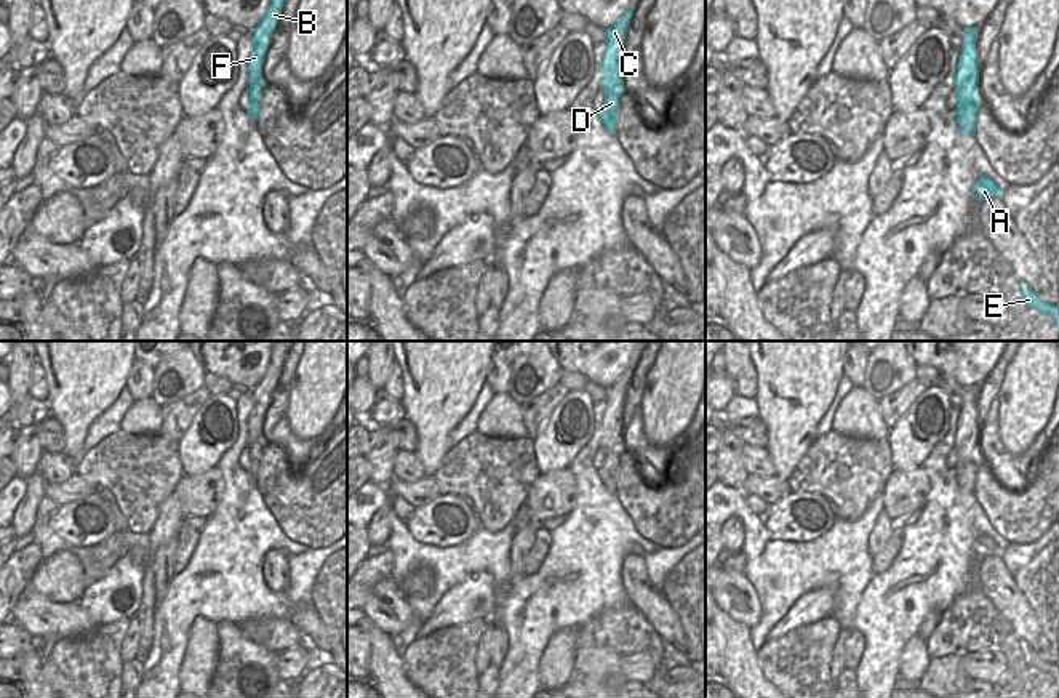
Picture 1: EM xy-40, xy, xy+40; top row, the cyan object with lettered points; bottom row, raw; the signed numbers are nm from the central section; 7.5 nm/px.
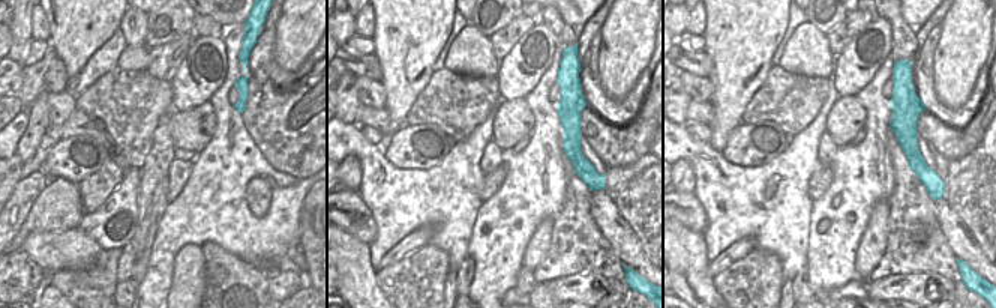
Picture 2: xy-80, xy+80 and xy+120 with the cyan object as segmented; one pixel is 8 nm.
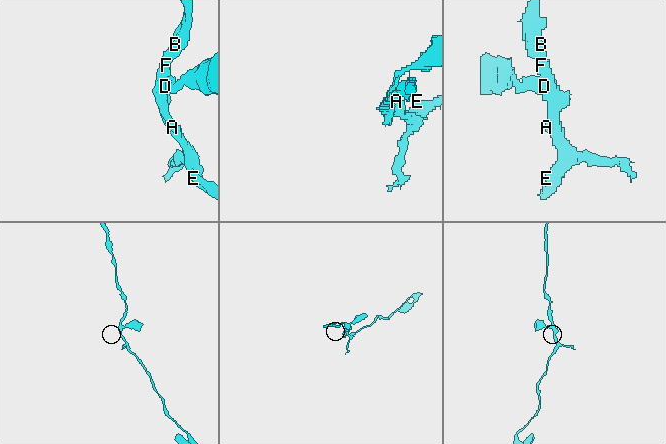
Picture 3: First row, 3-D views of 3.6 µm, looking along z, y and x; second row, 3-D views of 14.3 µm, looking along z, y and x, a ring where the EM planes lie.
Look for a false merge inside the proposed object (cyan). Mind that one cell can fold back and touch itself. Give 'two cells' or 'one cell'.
two cells

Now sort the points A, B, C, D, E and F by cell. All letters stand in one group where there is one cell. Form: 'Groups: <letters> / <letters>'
Groups: A B C E F / D.

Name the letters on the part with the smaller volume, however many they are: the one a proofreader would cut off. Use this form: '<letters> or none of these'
D

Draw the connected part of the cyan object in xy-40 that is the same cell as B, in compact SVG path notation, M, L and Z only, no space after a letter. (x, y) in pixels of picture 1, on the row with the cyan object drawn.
M269 0L269 8L267 8L266 16L261 19L258 27L253 30L254 46L248 59L250 83L262 82L262 64L266 61L269 40L278 24L283 5L285 5L285 0Z

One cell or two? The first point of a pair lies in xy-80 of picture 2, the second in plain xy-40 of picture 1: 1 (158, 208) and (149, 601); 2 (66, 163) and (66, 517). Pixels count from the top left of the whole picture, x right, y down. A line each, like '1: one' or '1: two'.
1: two
2: one

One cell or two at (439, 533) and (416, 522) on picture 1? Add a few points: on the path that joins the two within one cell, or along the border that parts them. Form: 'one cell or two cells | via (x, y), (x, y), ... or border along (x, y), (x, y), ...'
one cell | via (434, 529), (429, 524), (421, 524)

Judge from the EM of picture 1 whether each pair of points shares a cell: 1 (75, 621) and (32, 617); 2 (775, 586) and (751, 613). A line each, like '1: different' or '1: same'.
1: same
2: different

